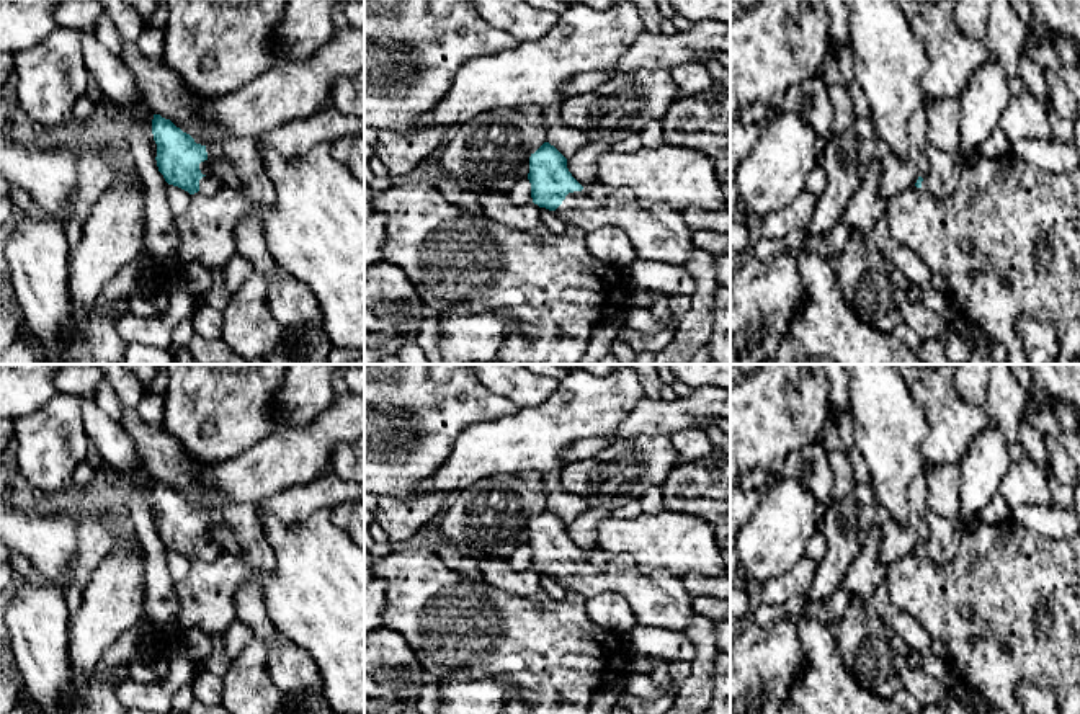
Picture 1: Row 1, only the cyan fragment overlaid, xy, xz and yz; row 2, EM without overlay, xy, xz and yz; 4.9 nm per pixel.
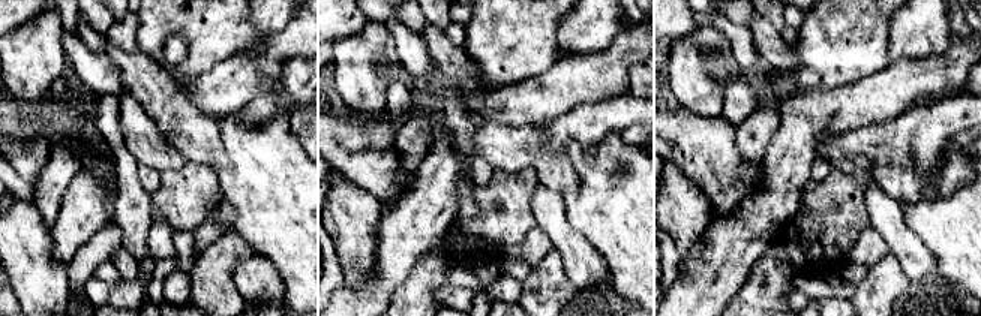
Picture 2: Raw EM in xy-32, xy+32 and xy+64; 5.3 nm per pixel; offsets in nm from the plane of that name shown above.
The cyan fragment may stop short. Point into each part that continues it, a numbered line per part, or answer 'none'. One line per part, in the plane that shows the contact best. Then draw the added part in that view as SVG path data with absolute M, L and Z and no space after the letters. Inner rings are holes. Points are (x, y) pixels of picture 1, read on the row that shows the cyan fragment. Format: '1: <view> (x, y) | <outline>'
1: xy (211, 183) | M206 145L208 158L199 163L199 170L204 175L199 180L199 191L201 194L214 194L222 186L225 186L224 180L214 170L214 165L224 158L224 155L212 145Z

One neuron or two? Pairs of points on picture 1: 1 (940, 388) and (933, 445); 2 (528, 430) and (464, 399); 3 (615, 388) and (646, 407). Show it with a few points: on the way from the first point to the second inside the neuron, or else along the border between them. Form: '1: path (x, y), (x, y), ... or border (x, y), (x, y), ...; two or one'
1: path (940, 402), (940, 430); one
2: border (520, 409), (512, 414), (474, 422), (464, 428); two
3: border (646, 396), (615, 432); two

